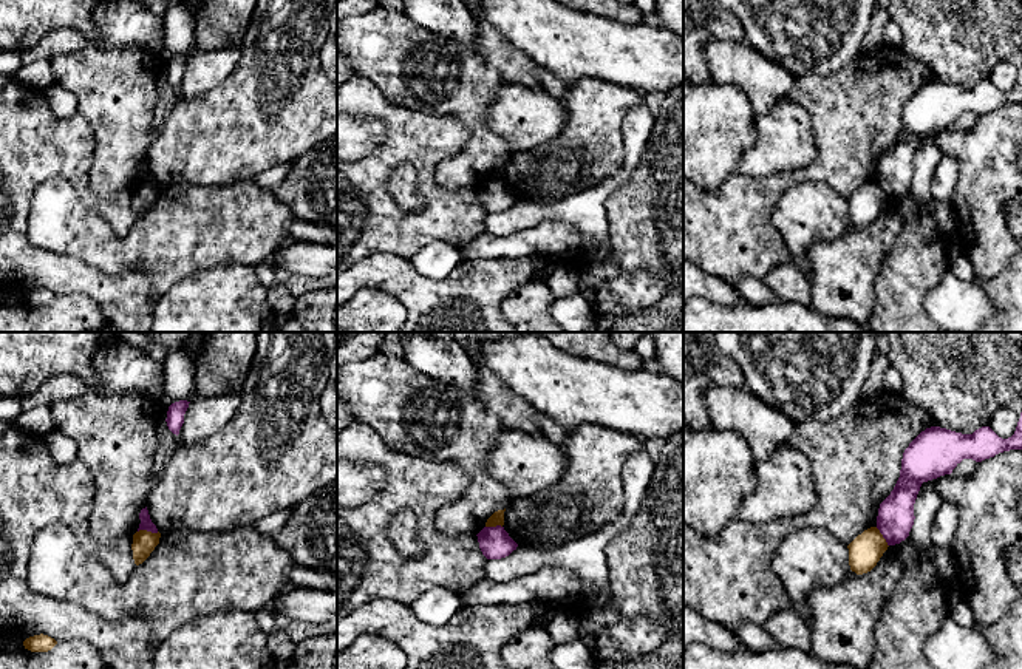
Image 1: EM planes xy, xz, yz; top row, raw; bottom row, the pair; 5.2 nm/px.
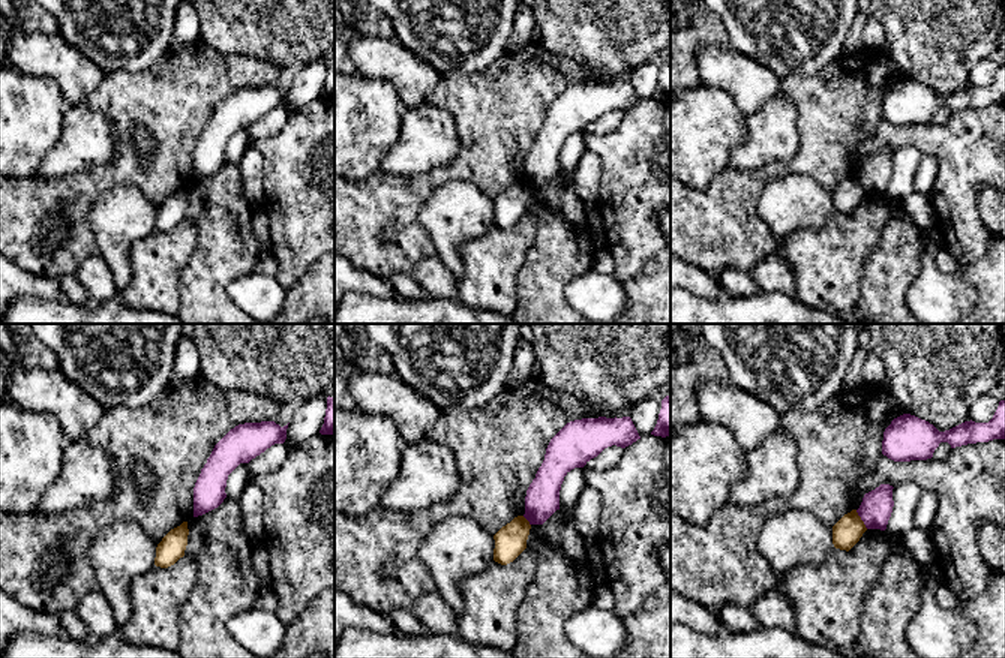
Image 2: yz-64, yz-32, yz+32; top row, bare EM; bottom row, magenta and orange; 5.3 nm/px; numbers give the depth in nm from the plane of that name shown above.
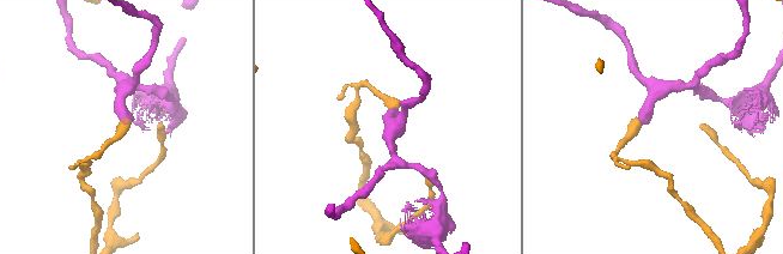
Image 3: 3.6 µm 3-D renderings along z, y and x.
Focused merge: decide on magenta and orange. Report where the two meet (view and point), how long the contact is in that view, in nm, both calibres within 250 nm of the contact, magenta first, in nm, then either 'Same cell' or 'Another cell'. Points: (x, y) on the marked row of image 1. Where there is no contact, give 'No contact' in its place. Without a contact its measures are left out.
Touches magenta at xy (149, 530). Shared border 110 nm. Thickness 60 nm (magenta) against 120 nm. Another cell

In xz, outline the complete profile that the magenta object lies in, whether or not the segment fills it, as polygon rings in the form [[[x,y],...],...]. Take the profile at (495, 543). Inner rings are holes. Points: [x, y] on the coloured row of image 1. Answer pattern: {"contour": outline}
{"contour": [[[501,525],[484,527],[476,536],[479,548],[487,559],[506,558],[518,547]]]}

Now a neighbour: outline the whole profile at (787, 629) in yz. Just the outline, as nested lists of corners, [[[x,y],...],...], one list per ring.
[[[793,607],[772,615],[764,627],[776,647],[812,652],[812,627]]]

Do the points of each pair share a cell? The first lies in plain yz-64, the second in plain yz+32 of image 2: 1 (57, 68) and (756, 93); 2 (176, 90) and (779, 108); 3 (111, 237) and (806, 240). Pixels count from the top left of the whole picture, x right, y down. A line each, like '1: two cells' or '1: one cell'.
1: one cell
2: two cells
3: two cells

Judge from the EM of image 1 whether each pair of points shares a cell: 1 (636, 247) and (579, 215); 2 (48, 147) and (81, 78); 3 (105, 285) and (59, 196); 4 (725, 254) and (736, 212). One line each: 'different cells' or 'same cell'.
1: different cells
2: different cells
3: different cells
4: same cell

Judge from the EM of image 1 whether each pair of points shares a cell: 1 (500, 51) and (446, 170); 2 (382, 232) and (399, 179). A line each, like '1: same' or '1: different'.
1: same
2: different

